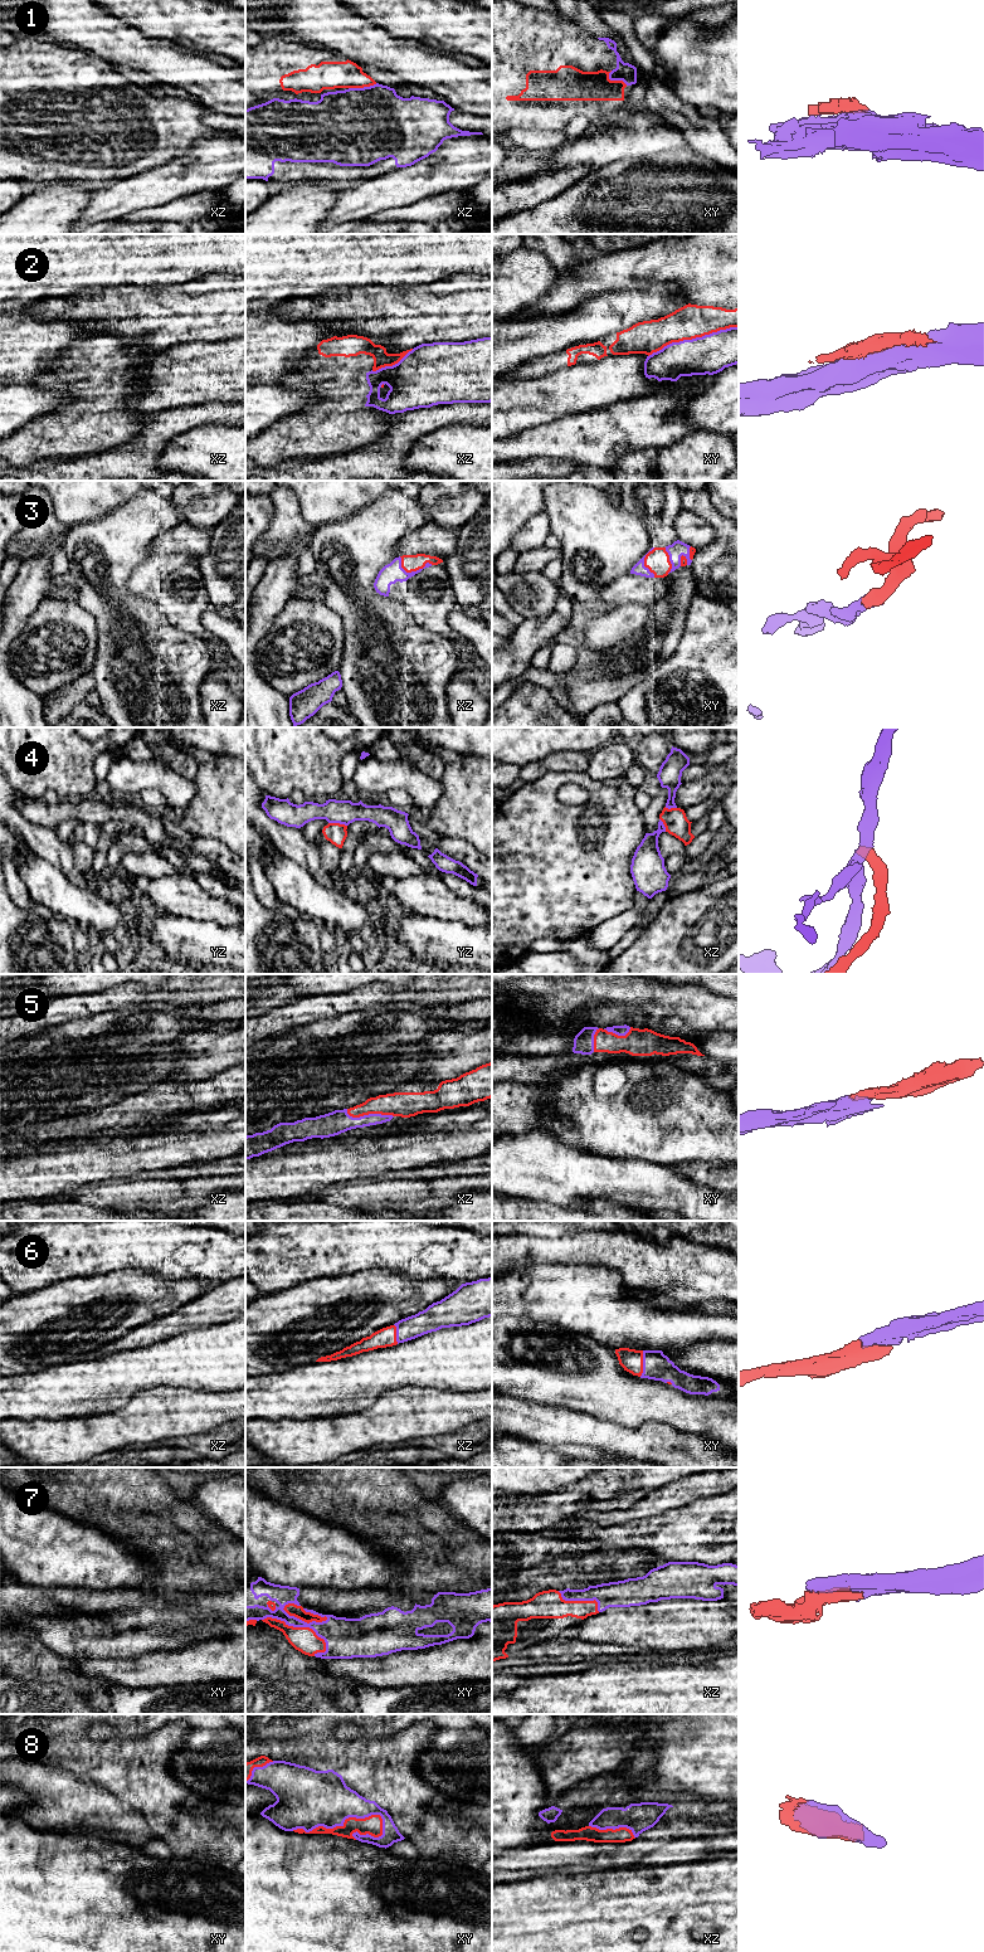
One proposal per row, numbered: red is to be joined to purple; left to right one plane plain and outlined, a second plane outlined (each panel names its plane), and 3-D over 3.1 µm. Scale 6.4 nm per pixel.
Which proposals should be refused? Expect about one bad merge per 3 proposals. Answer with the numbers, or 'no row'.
2, 4

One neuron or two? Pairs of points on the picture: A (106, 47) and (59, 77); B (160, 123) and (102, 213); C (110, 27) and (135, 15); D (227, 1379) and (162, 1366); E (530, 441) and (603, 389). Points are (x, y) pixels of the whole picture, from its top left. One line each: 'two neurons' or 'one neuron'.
A: two neurons
B: two neurons
C: two neurons
D: one neuron
E: two neurons

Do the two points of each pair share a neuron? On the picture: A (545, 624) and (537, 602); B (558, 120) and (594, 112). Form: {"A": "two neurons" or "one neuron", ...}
{"A": "two neurons", "B": "one neuron"}

